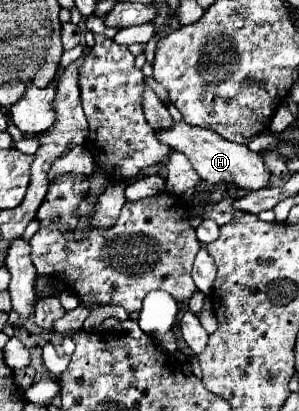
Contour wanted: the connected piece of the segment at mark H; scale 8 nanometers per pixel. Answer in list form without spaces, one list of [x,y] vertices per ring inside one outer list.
[[[179,121],[171,129],[159,131],[157,137],[161,143],[167,143],[171,149],[185,153],[189,157],[191,165],[195,167],[195,171],[201,175],[201,179],[205,179],[211,185],[231,183],[237,189],[247,189],[247,191],[259,191],[269,185],[271,171],[265,167],[261,153],[251,151],[247,145],[225,141],[211,129],[193,127],[193,125],[187,125],[185,121]]]

